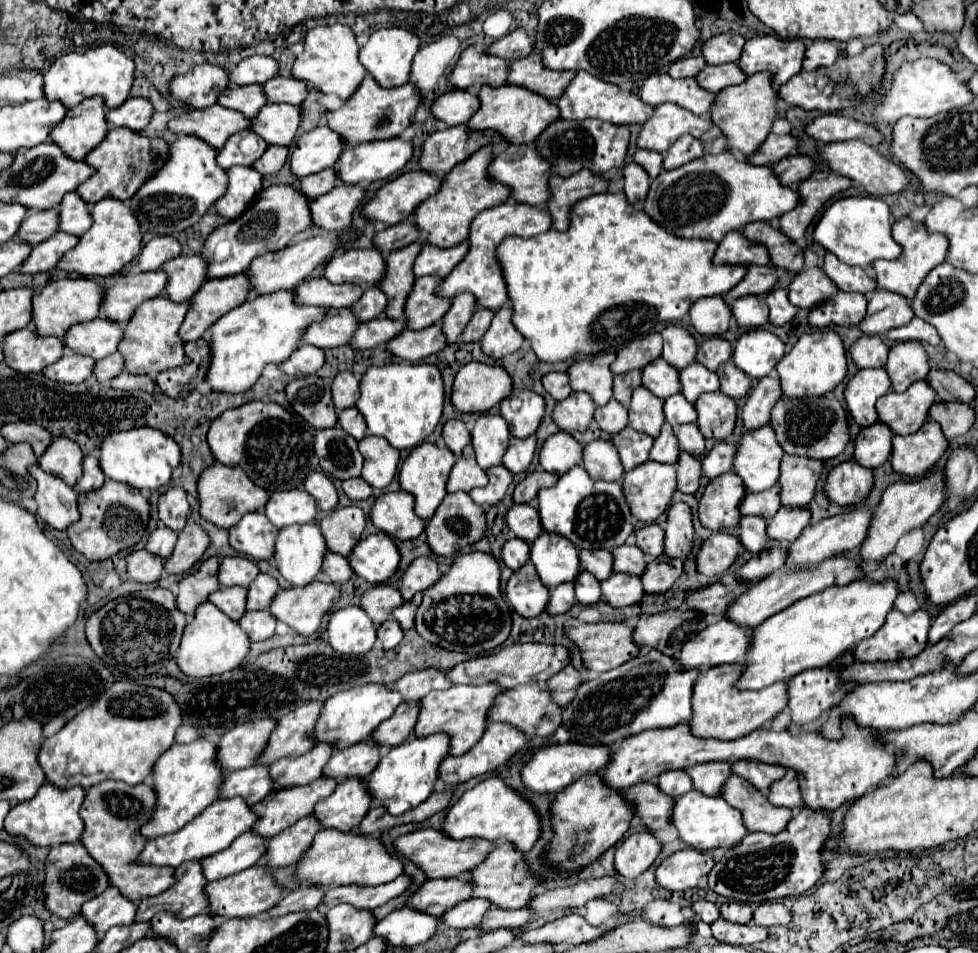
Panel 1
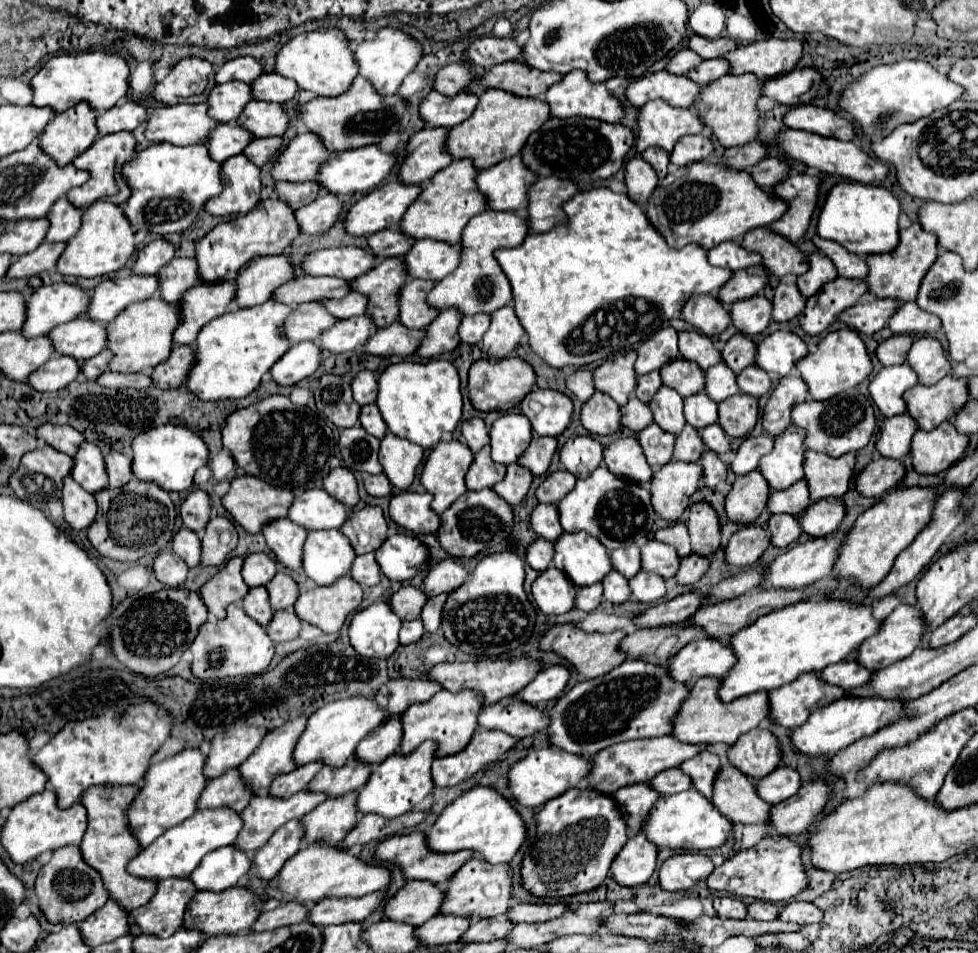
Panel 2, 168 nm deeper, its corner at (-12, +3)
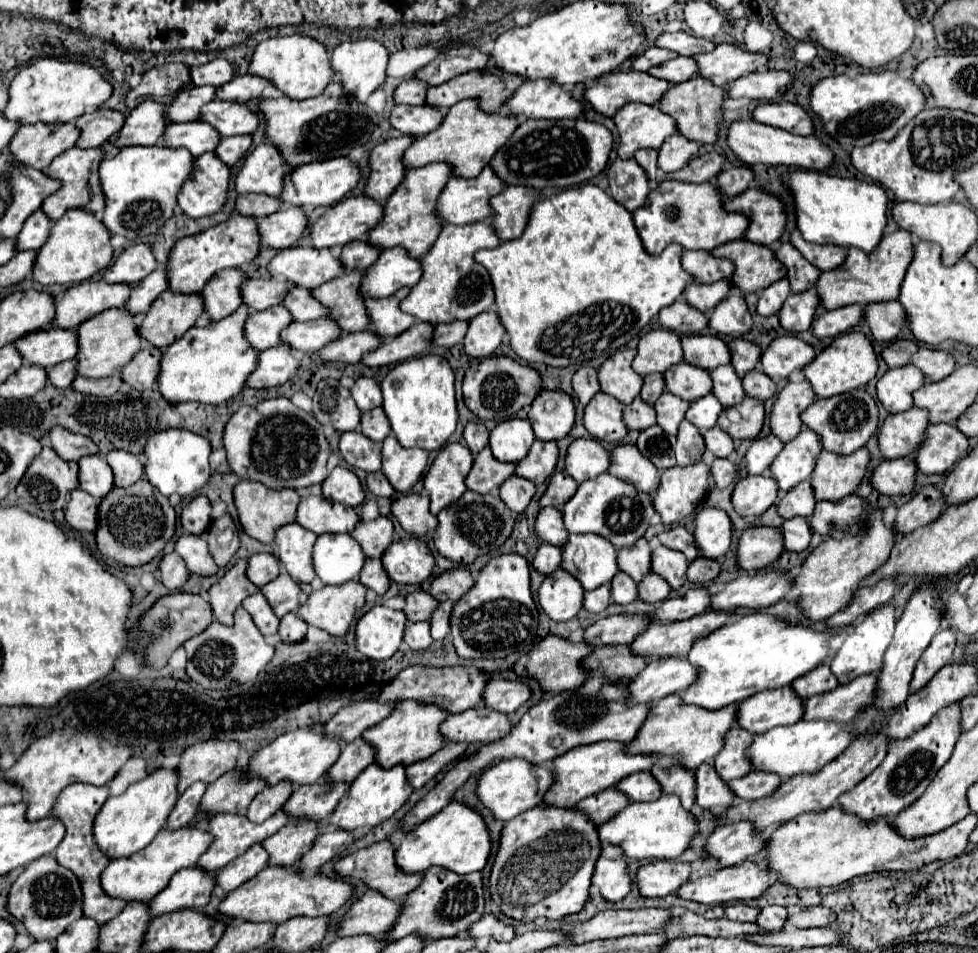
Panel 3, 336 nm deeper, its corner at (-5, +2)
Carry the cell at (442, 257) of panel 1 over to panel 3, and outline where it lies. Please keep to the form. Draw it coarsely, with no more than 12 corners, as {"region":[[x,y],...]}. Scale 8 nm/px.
{"region":[[383,249],[367,267],[361,297],[389,297],[413,287],[419,261]]}

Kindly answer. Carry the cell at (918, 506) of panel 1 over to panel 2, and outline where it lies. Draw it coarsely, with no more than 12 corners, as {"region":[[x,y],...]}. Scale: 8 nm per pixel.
{"region":[[898,486],[848,530],[834,564],[864,588],[932,520],[934,486]]}

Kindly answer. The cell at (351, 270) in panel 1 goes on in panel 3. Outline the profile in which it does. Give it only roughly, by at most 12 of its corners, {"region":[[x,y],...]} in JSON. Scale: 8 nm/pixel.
{"region":[[281,249],[267,265],[275,279],[319,287],[339,275],[329,249]]}

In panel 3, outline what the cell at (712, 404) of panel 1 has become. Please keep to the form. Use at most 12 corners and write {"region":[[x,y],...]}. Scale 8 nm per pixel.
{"region":[[745,397],[721,411],[733,439],[755,439],[765,423],[763,401]]}

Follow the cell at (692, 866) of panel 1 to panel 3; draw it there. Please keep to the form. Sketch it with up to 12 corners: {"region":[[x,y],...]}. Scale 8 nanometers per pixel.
{"region":[[653,861],[639,867],[641,897],[667,897],[691,873],[689,863]]}

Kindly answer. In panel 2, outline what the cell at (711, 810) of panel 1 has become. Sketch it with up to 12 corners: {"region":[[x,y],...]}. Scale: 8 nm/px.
{"region":[[694,788],[662,796],[644,826],[674,850],[720,848],[732,820]]}

